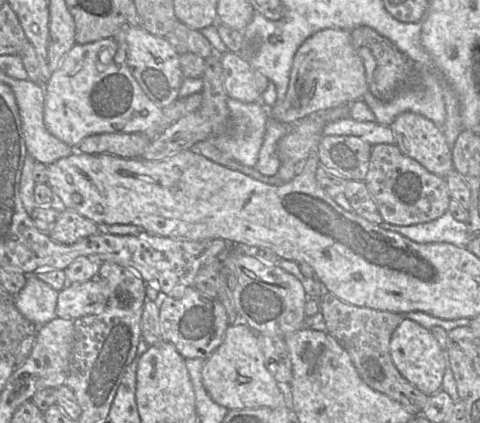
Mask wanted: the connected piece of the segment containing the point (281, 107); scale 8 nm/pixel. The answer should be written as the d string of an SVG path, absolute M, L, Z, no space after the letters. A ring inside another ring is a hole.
M323 29L308 37L297 49L285 99L271 107L270 117L281 123L297 123L322 111L360 100L369 92L365 67L345 29Z

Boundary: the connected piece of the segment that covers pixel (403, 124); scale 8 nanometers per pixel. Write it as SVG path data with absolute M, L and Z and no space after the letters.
M403 112L390 125L395 145L429 172L446 178L453 169L451 147L443 129L413 112Z

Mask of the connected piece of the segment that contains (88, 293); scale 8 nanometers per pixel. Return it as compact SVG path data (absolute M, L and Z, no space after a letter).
M101 279L67 284L58 292L56 315L75 320L83 316L99 314L109 297L107 284Z

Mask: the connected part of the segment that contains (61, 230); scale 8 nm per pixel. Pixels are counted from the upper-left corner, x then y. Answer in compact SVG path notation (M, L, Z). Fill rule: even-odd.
M74 210L60 212L48 236L63 245L72 245L78 240L98 232L98 225Z

